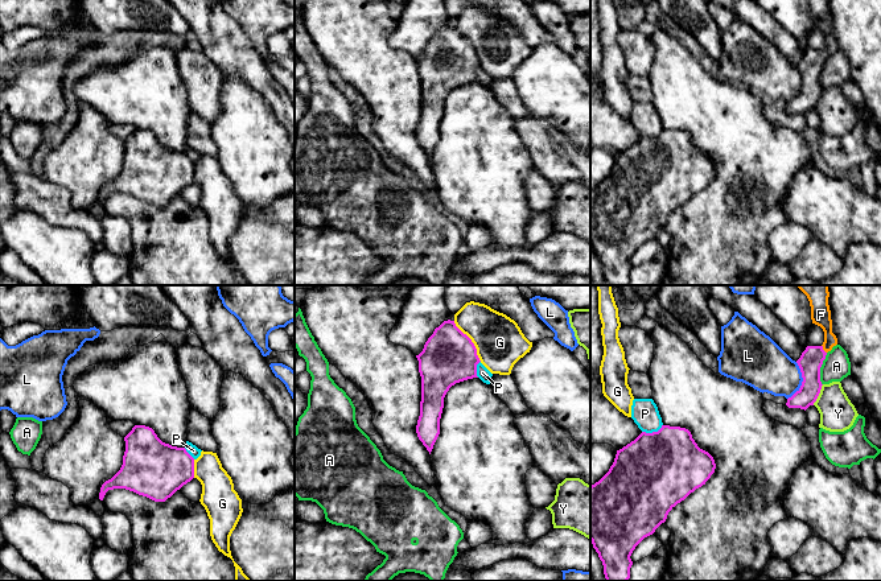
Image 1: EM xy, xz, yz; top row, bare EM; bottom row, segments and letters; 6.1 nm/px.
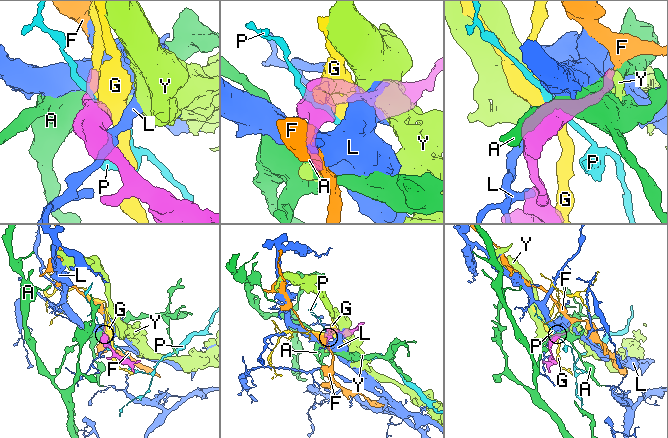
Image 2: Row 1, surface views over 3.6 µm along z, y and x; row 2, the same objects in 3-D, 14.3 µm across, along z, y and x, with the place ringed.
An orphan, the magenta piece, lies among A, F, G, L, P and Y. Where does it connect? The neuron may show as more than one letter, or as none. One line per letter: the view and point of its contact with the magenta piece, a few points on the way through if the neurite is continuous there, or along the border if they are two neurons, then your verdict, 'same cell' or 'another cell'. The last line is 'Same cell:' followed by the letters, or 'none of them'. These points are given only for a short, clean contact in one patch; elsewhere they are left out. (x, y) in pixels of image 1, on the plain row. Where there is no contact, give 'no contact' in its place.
A: meets magenta in yz at (819, 73); another cell
F: meets magenta in yz at (822, 53); another cell
G: meets magenta in xz at (470, 45); another cell
L: meets magenta in yz at (803, 85); another cell
P: meets magenta in yz at (653, 136); border along yz (662, 128), (657, 135), (642, 136); another cell
Y: meets magenta in yz at (818, 99); another cell
Same cell: none of them

